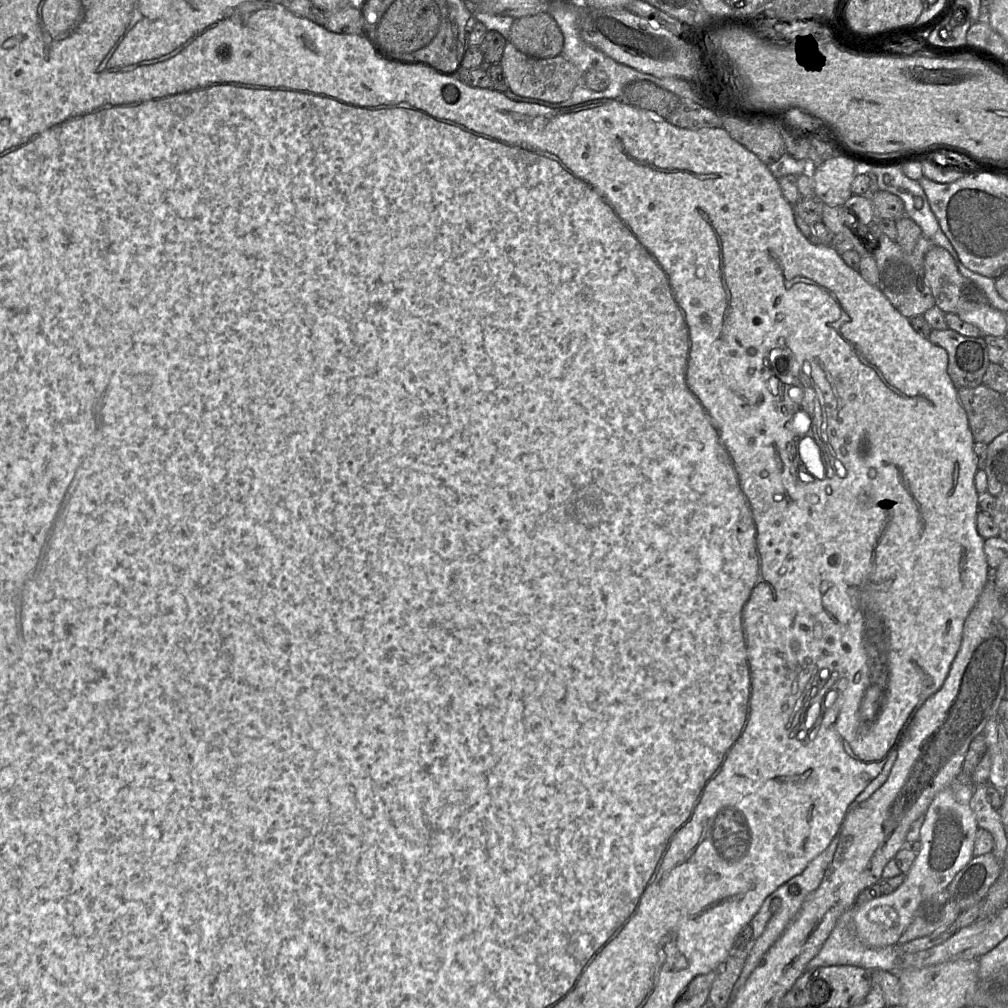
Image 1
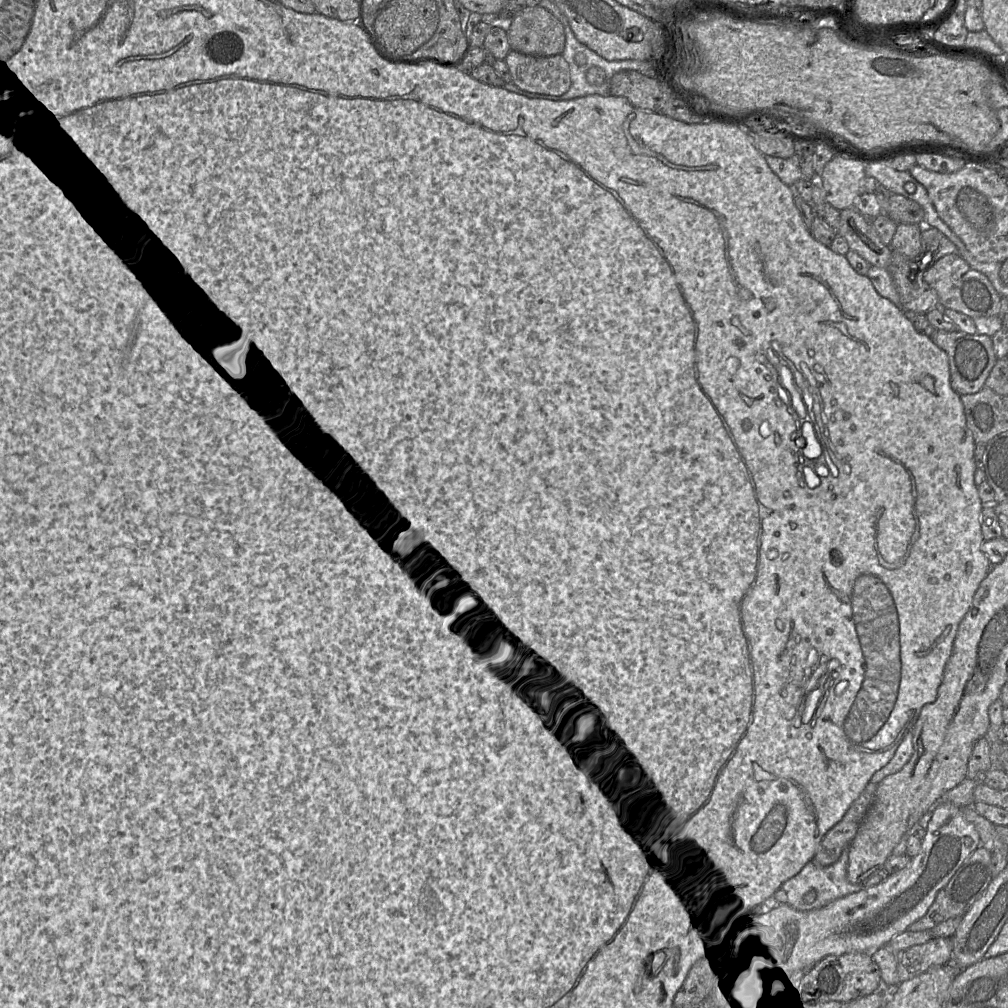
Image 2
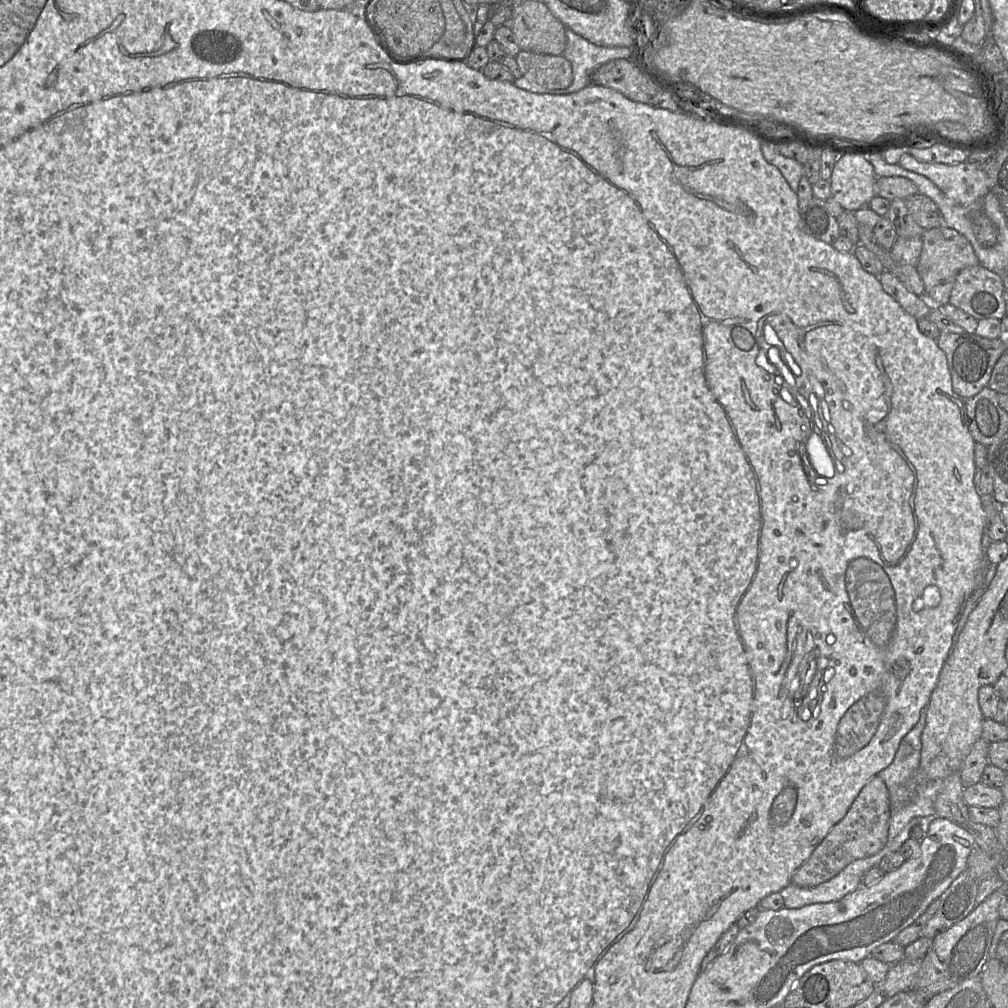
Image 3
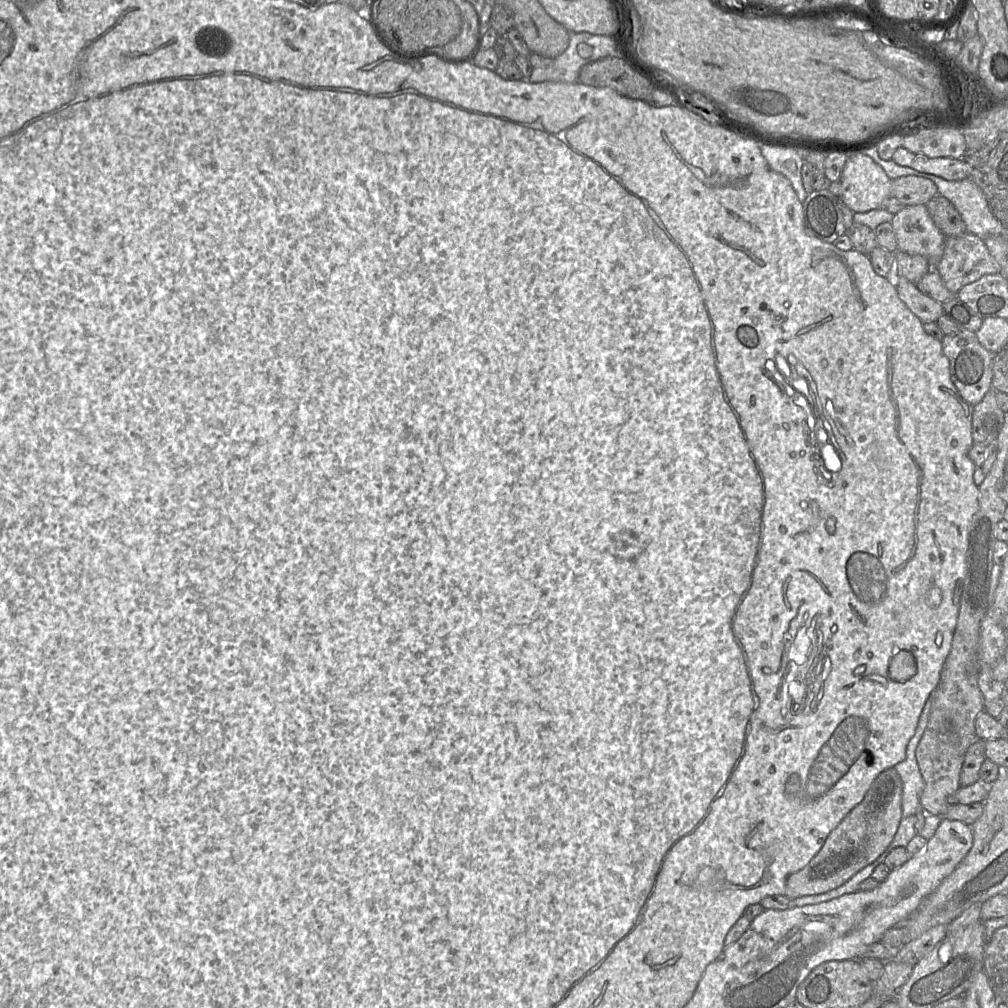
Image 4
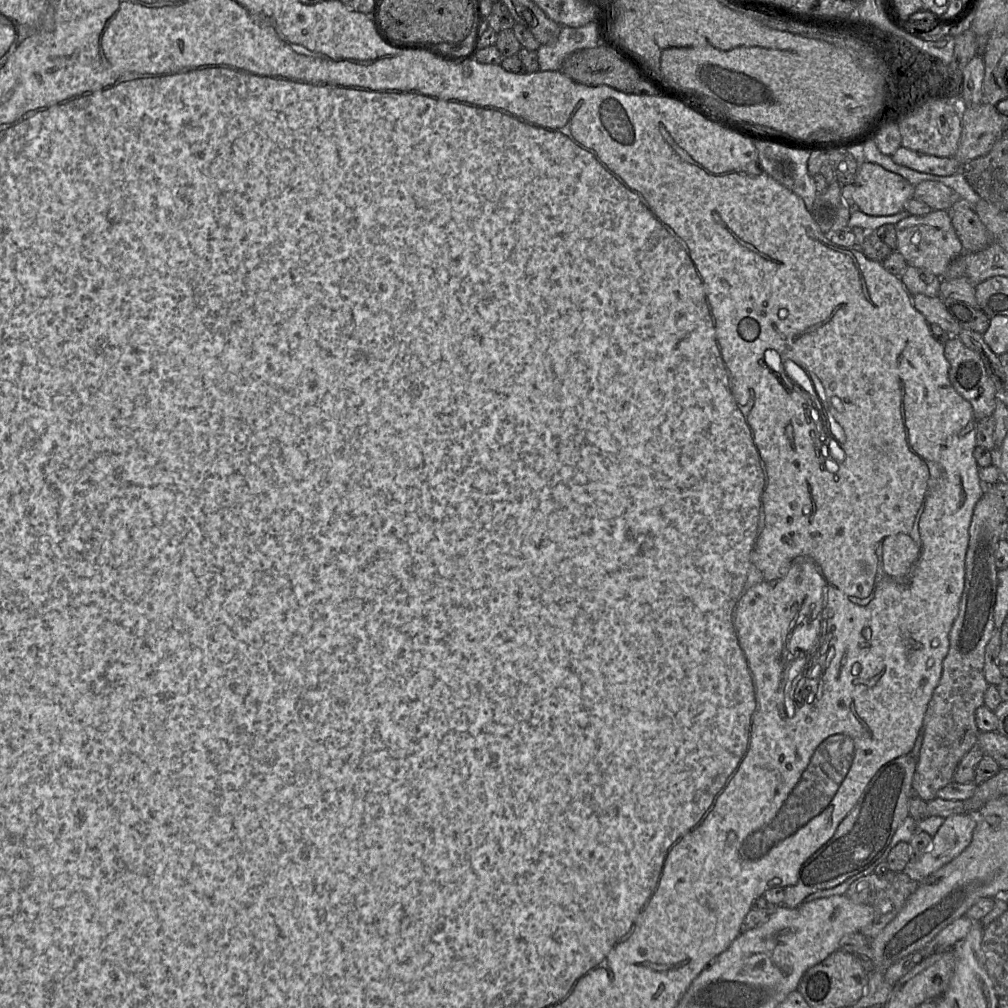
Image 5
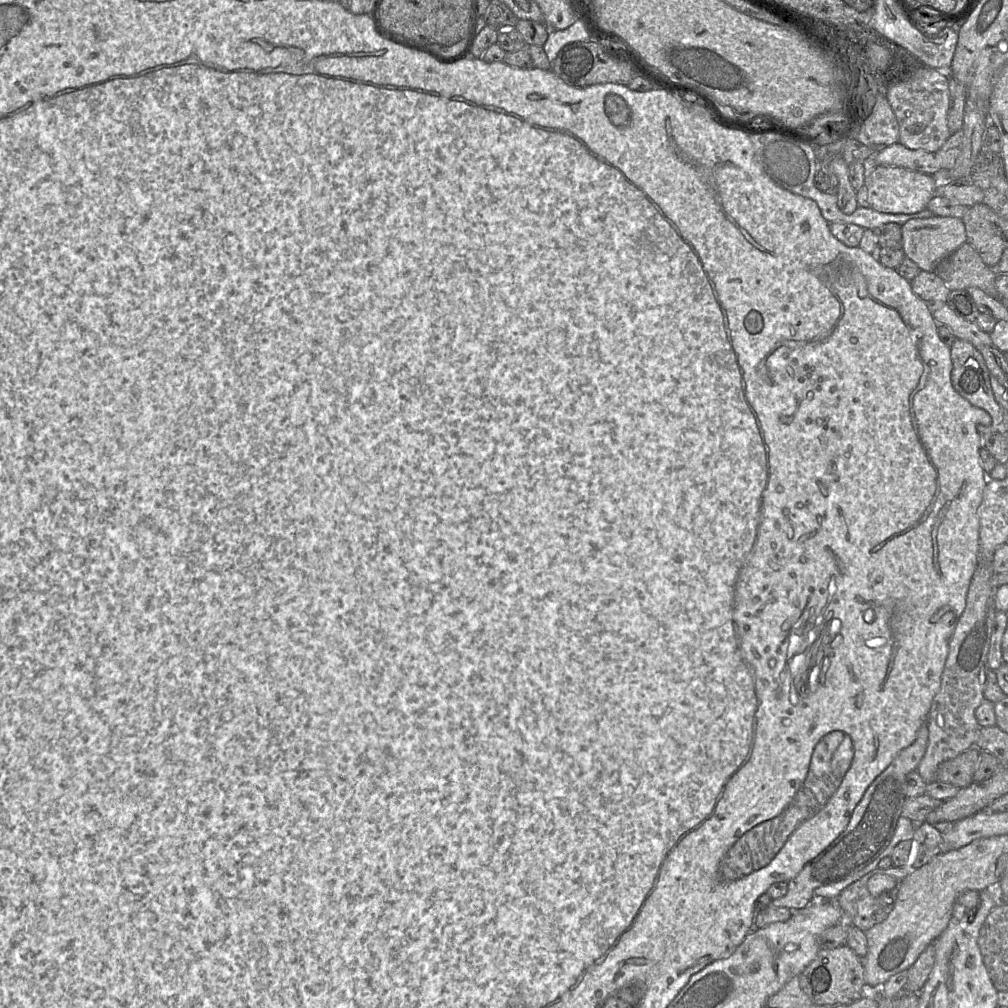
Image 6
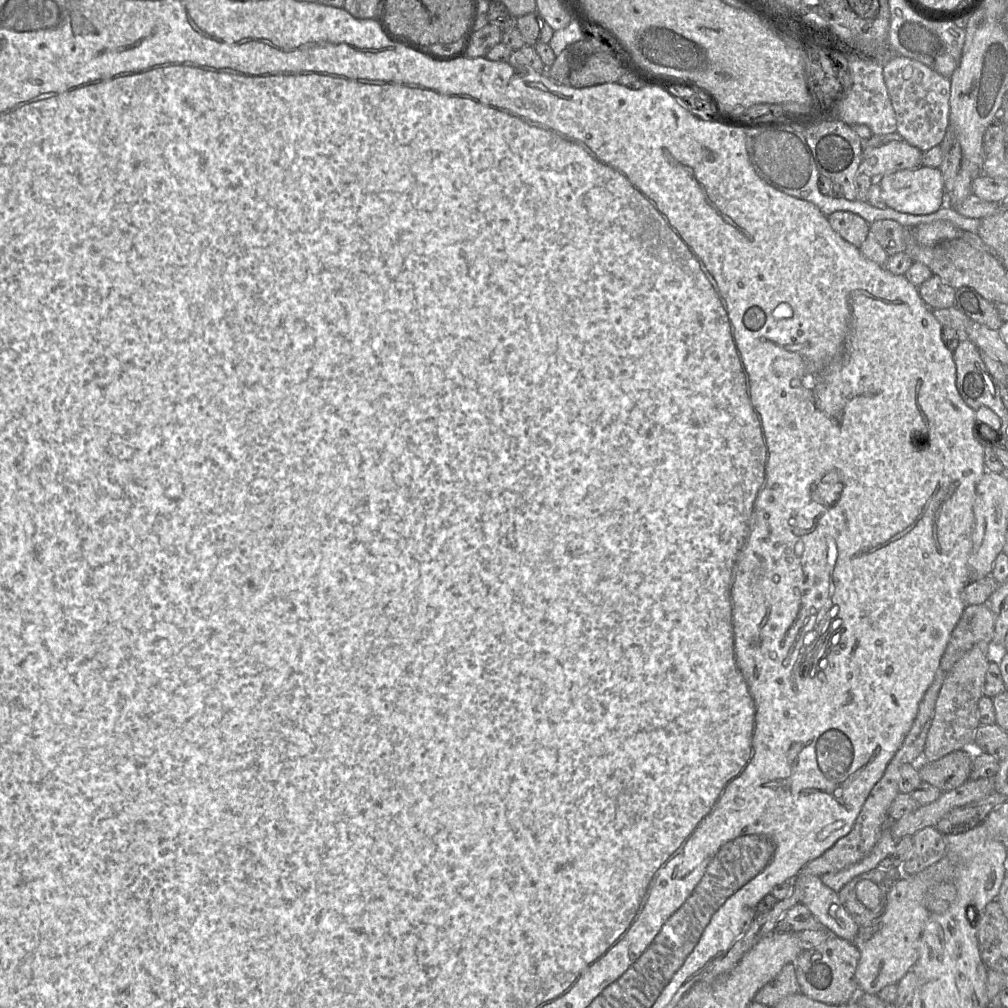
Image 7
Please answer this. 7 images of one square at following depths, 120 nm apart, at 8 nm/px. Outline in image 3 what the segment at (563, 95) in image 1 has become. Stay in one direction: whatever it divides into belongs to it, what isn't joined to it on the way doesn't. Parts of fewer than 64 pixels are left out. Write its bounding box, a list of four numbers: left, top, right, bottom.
[515,51,573,89]

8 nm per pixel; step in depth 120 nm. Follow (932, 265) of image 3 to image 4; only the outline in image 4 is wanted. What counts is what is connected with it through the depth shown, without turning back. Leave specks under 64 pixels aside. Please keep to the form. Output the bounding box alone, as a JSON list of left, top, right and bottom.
[933,232,1000,294]

